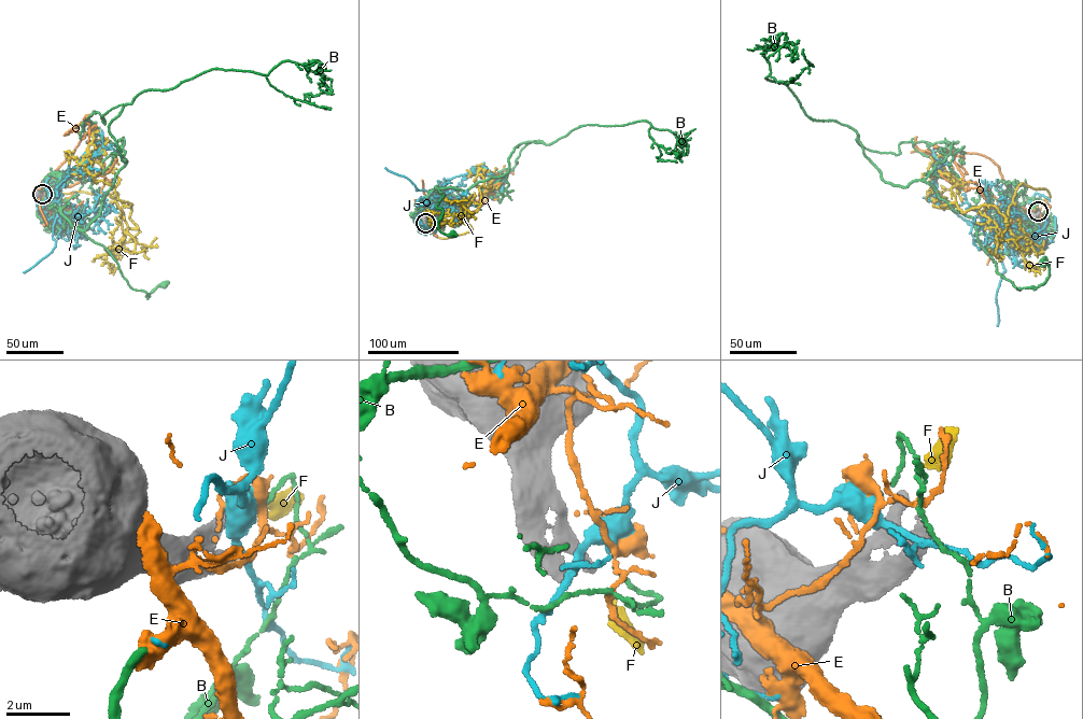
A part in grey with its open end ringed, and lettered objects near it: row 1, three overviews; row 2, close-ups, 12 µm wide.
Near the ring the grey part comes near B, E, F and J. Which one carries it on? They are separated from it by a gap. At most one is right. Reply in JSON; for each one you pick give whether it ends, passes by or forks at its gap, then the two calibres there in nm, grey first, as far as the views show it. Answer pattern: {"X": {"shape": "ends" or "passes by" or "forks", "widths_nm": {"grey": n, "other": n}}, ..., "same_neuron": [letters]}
{"F": {"shape": "ends", "widths_nm": {"grey": 280, "other": 280}}, "same_neuron": ["F"]}

